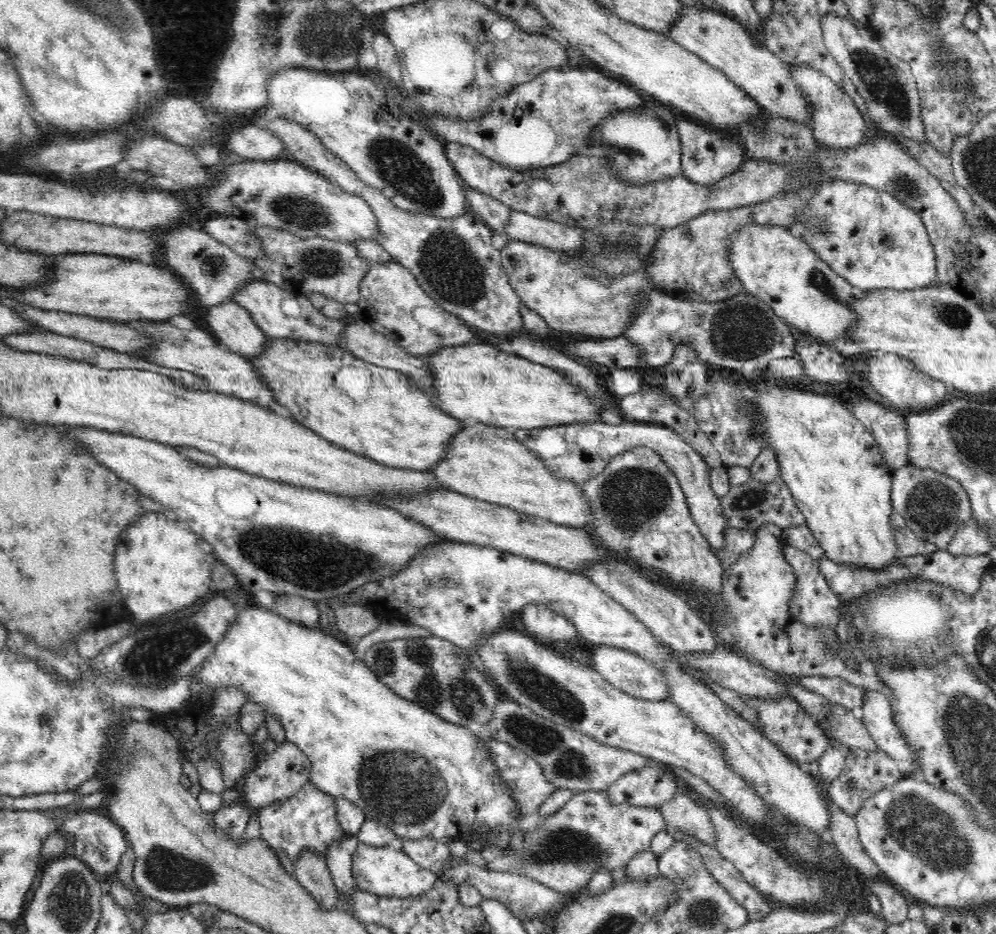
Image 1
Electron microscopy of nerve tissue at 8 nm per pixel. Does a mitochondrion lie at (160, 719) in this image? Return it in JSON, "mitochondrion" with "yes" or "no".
{"mitochondrion":"no"}

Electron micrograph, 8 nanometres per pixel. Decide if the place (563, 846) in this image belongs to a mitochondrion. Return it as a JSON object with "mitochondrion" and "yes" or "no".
{"mitochondrion":"yes"}

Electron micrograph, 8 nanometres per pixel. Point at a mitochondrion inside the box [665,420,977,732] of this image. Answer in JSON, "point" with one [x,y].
{"point":[932,506]}

